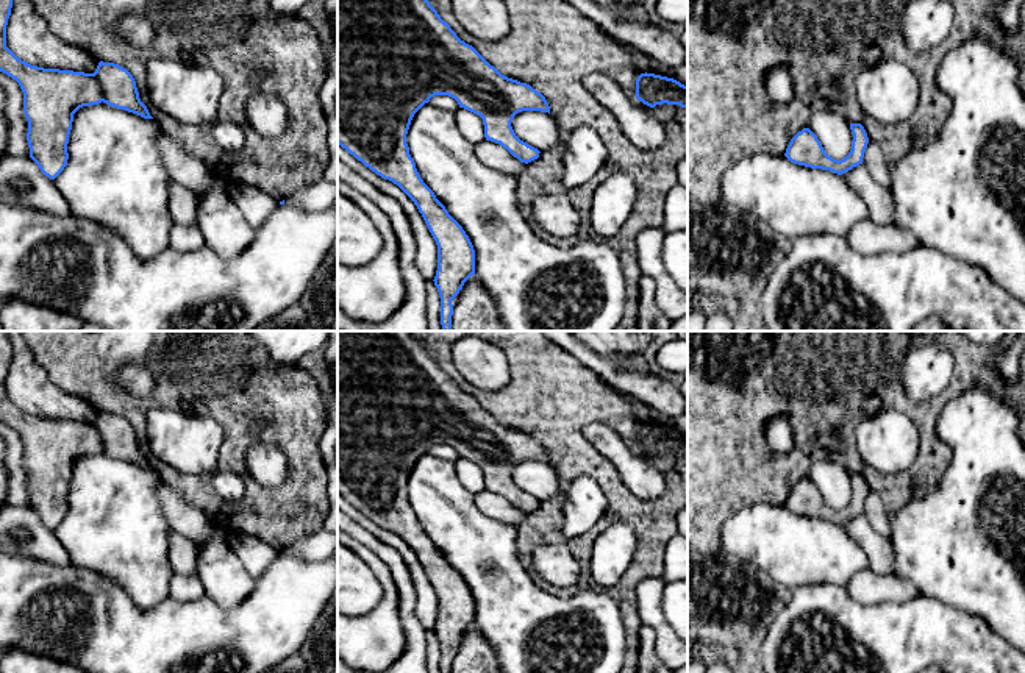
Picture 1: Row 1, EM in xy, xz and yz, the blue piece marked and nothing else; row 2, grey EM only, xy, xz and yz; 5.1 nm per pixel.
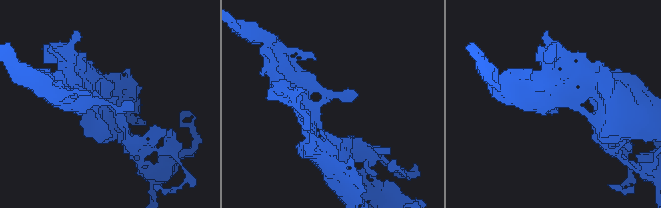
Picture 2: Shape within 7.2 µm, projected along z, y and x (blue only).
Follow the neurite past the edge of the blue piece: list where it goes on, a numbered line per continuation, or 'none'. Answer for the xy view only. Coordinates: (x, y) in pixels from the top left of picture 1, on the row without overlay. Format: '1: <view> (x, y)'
none

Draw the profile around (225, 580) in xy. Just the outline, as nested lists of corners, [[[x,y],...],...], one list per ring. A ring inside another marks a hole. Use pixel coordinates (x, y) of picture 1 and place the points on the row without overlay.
[[[214,523],[211,537],[197,547],[195,576],[205,595],[223,609],[241,604],[256,582],[231,548],[228,534]]]

